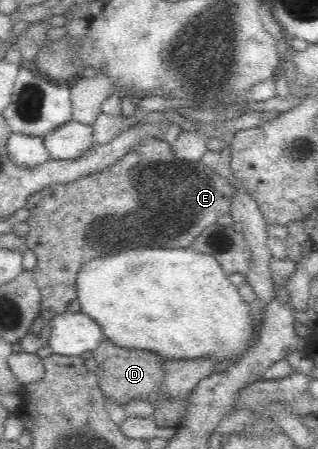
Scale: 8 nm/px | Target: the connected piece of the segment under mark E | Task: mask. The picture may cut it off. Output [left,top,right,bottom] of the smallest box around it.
[24,138,235,323]

